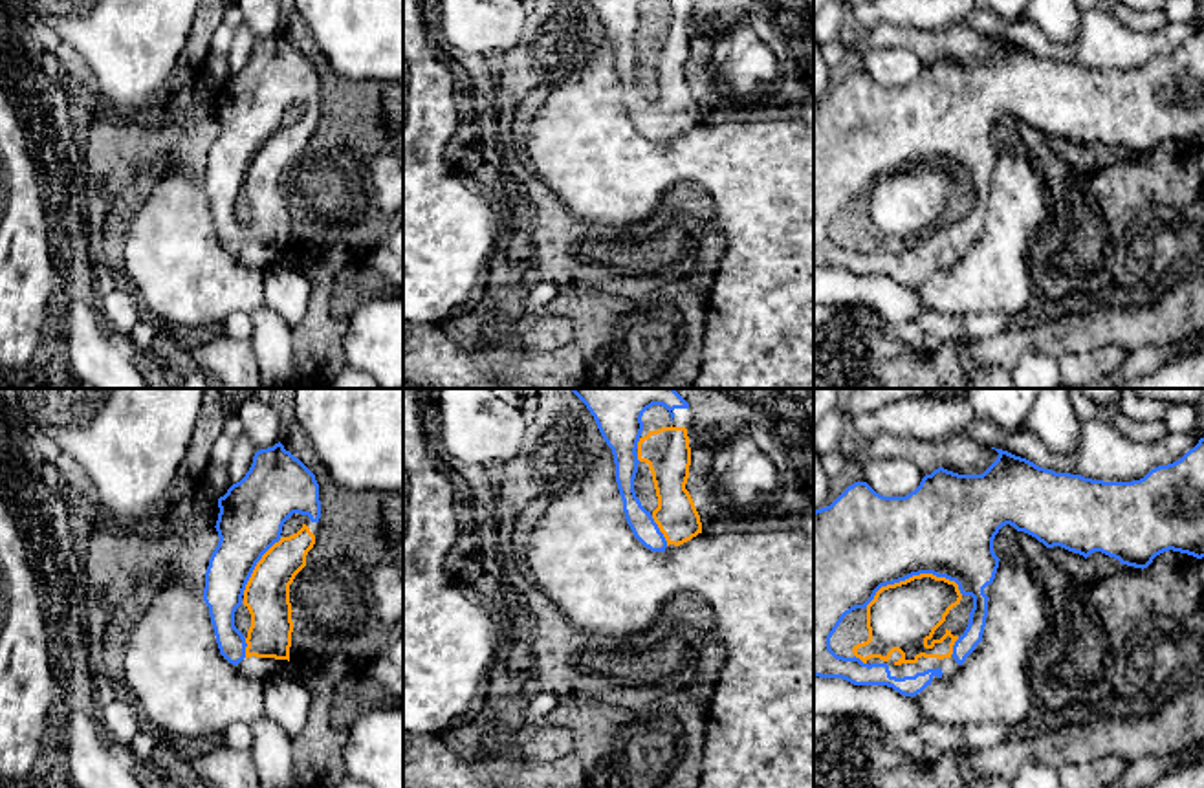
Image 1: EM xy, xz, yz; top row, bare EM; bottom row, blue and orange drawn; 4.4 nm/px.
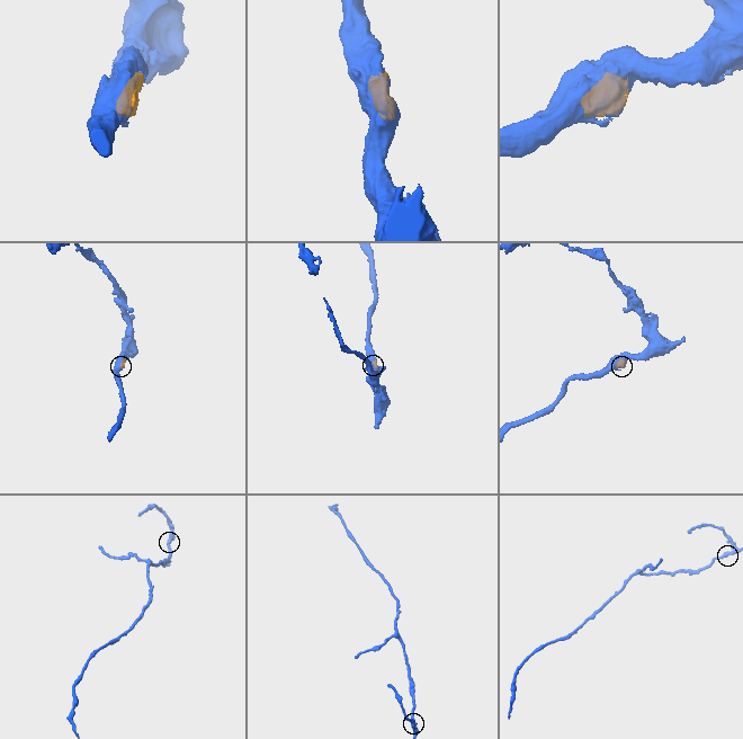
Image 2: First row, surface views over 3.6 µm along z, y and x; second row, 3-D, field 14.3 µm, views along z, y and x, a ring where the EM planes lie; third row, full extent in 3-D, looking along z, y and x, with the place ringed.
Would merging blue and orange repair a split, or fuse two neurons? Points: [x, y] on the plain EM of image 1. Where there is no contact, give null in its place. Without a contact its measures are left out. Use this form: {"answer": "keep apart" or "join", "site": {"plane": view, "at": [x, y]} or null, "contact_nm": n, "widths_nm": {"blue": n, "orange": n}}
{"answer": "join", "site": {"plane": "yz", "at": [913, 164]}, "contact_nm": 440, "widths_nm": {"blue": 420, "orange": 300}}

